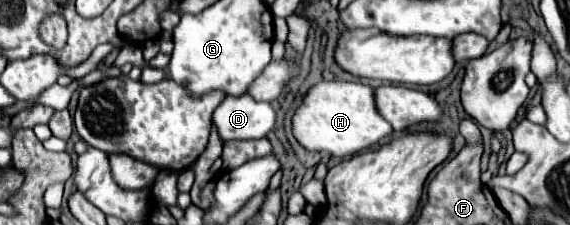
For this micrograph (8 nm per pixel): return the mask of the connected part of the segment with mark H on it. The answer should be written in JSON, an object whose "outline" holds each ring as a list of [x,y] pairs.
{"outline":[[[320,82],[308,90],[292,120],[294,136],[306,150],[328,152],[348,158],[368,150],[394,132],[392,124],[378,112],[374,90],[360,82]]]}

